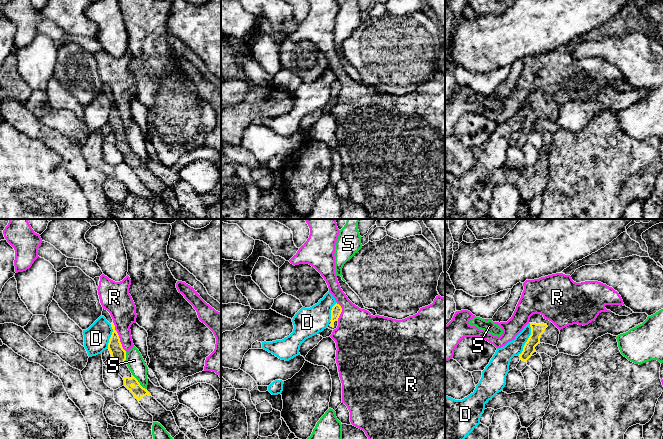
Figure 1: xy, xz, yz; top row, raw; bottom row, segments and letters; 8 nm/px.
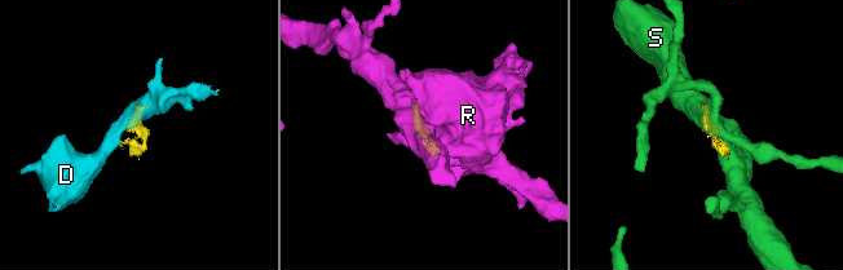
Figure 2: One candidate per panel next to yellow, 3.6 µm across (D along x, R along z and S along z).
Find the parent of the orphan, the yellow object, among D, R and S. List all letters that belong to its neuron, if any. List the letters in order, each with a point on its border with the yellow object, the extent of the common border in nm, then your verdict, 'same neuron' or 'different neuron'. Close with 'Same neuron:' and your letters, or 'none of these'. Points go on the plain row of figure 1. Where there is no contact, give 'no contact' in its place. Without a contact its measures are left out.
D: contact yz (528, 115); length 280 nm; different neuron
R: contact xy (118, 113); length 260 nm; different neuron
S: contact xy (138, 158); length 170 nm; different neuron
Same neuron: none of these

